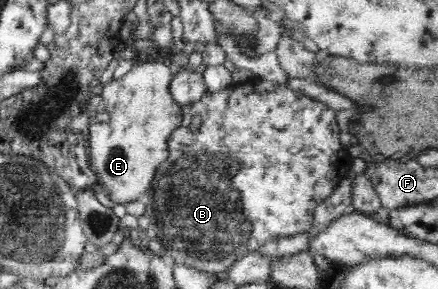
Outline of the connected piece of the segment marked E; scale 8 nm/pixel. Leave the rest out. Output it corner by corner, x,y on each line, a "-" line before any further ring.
162,61
136,63
130,71
121,78
112,79
102,88
104,112
108,112
110,122
89,124
88,139
90,142
90,167
97,174
96,186
106,190
114,204
133,203
147,196
150,183
153,181
158,166
166,160
168,147
166,140
175,128
182,122
180,104
168,90
168,84
173,80
173,70
170,64

